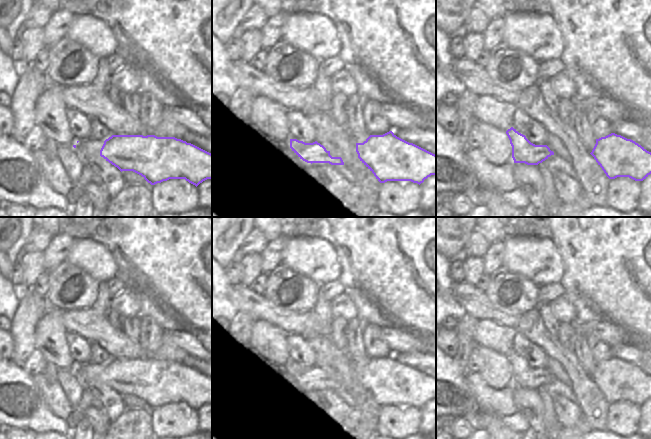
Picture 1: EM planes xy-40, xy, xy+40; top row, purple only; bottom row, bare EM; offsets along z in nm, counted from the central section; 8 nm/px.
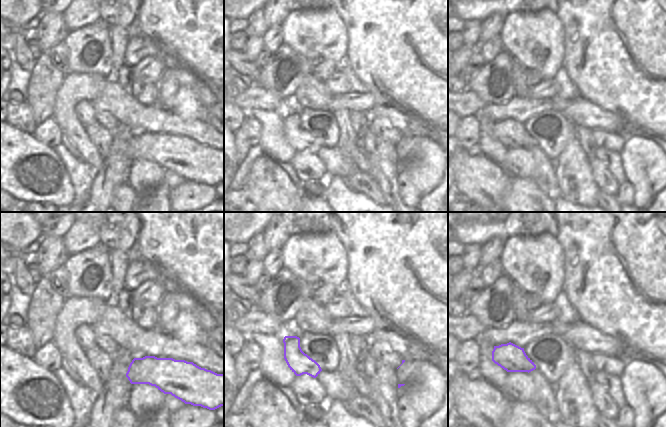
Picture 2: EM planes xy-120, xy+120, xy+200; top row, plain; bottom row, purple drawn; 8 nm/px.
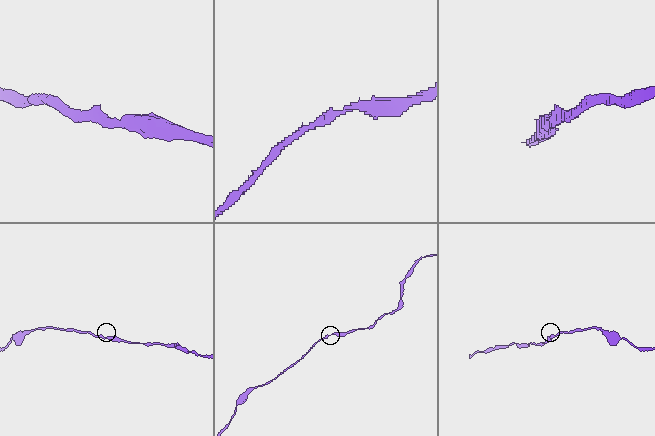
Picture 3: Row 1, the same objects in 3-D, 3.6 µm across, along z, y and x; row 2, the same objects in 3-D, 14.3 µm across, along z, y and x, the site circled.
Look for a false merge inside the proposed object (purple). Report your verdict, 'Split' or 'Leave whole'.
Leave whole.

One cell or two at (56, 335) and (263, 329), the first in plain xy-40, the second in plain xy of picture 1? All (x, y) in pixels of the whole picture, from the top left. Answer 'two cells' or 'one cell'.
one cell

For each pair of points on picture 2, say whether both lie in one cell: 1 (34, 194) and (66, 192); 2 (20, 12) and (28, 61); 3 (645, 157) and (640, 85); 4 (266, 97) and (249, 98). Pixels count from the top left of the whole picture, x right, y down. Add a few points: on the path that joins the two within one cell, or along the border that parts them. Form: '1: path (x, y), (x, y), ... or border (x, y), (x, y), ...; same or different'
1: path (42, 195), (58, 192); same
2: path (20, 24), (21, 49); same
3: border (626, 137), (642, 136), (655, 142); different
4: path (262, 98), (253, 98); same

